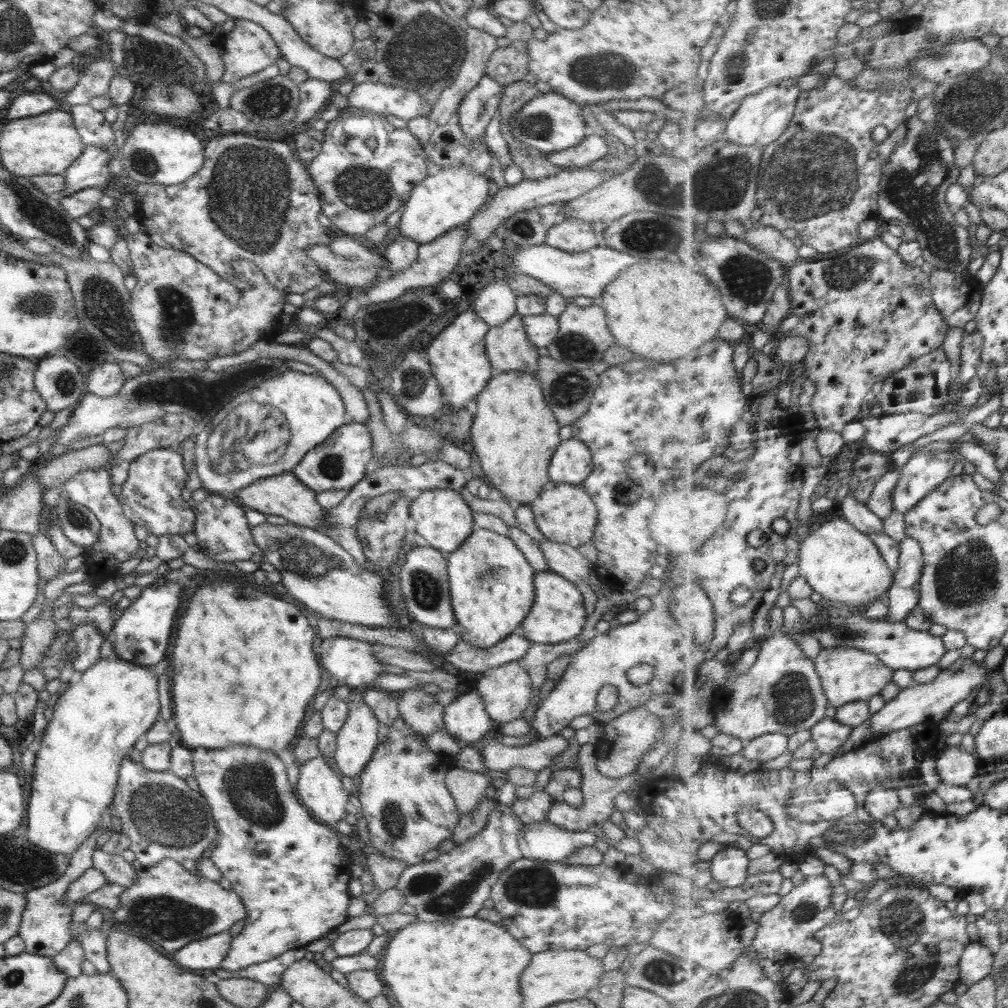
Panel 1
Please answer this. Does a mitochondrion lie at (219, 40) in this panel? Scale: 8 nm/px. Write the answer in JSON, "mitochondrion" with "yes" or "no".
{"mitochondrion":"no"}

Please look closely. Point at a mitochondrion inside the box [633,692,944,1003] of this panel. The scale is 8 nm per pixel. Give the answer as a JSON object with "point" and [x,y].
{"point":[902,922]}

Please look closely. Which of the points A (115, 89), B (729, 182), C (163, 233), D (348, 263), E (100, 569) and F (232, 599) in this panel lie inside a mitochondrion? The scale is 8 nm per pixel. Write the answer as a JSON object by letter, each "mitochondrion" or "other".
{"A":"other","B":"mitochondrion","C":"other","D":"mitochondrion","E":"other","F":"other"}

